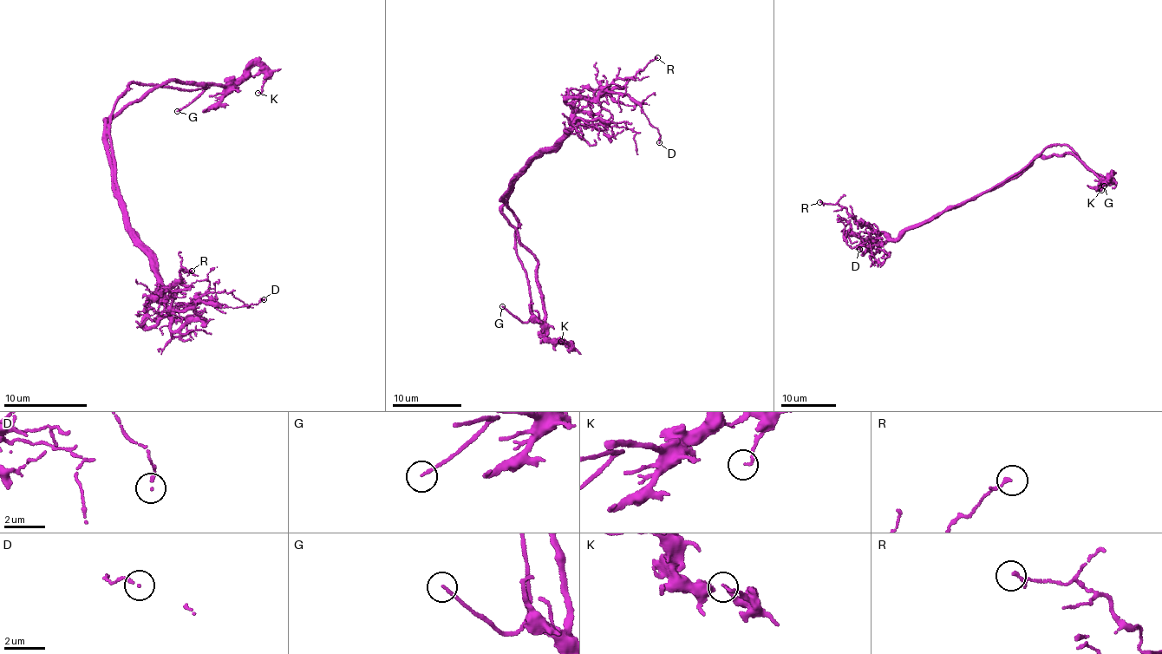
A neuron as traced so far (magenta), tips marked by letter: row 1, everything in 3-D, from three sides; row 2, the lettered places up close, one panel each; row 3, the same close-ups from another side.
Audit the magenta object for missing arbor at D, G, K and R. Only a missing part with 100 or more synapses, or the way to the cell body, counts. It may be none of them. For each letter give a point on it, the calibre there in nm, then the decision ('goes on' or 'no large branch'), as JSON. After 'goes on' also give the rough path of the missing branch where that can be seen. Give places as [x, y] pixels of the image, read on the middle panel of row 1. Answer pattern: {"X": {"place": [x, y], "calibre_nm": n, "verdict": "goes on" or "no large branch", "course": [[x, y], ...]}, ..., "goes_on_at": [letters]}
{"D": {"place": [659, 142], "calibre_nm": 120, "verdict": "no large branch"}, "G": {"place": [502, 306], "calibre_nm": 130, "verdict": "goes on", "course": [[502, 306], [483, 282], [479, 259], [459, 215], [454, 179], [447, 173]]}, "K": {"place": [561, 341], "calibre_nm": 110, "verdict": "no large branch"}, "R": {"place": [657, 57], "calibre_nm": 170, "verdict": "no large branch"}, "goes_on_at": ["G"]}

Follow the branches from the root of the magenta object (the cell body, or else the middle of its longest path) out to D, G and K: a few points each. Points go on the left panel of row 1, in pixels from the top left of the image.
D: (122, 202), (164, 297), (152, 300), (146, 326), (199, 302), (231, 307), (264, 299)
G: (122, 202), (108, 134), (111, 115), (117, 100), (134, 81), (188, 91), (208, 87), (177, 111)
K: (122, 202), (106, 120), (170, 80), (224, 86), (255, 66), (263, 71), (264, 80), (263, 91), (257, 93)

